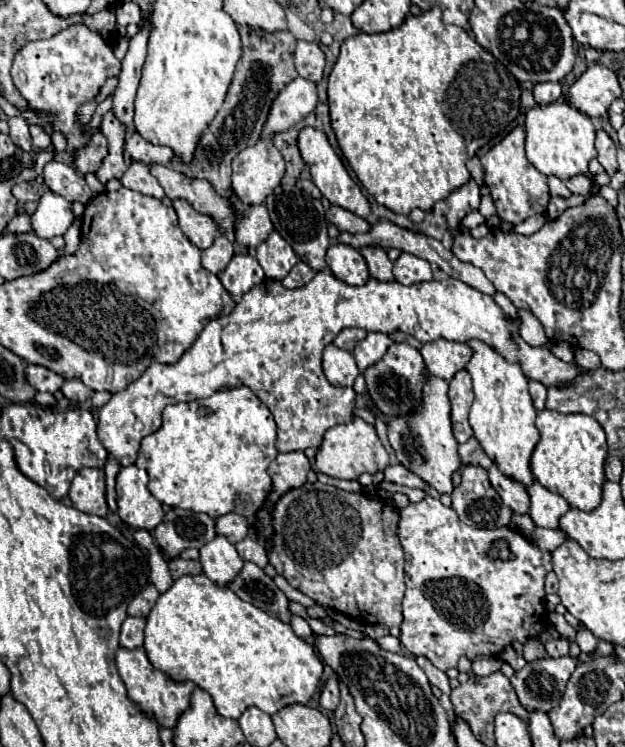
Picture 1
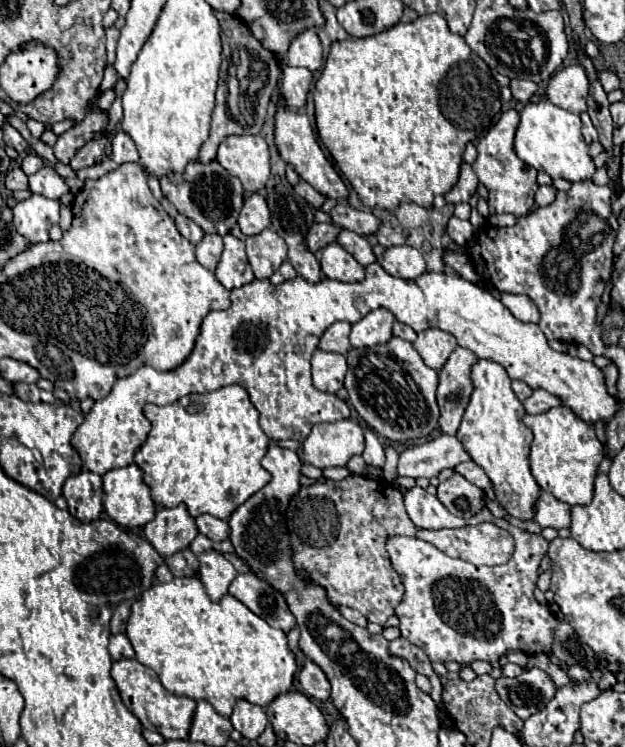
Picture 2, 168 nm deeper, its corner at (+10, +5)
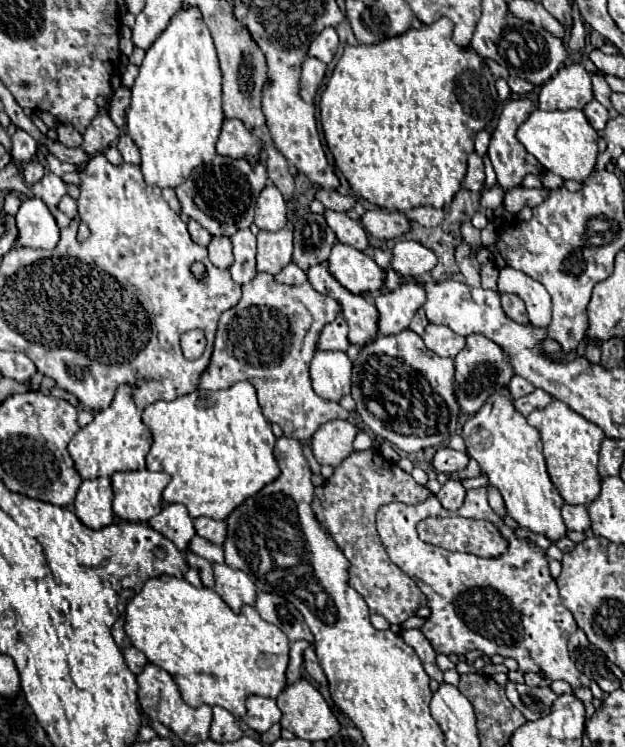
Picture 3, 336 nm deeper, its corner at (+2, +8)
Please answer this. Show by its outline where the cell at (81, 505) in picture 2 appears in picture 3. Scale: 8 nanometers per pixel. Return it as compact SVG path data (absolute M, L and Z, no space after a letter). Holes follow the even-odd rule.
M94 478L84 480L78 488L76 500L74 500L74 512L80 518L80 522L92 530L100 530L108 524L112 524L112 486L110 478Z

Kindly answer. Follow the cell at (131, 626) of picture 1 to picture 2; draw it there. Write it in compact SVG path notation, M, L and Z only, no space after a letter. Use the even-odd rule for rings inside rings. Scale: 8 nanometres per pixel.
M126 633L110 635L110 655L112 655L112 659L122 659L122 657L132 659L134 657L134 649L132 649Z

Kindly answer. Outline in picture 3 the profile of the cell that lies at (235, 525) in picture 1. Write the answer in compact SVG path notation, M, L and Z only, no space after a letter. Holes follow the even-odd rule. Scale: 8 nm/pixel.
M196 518L196 534L210 540L216 546L222 546L226 540L226 524L212 518Z

